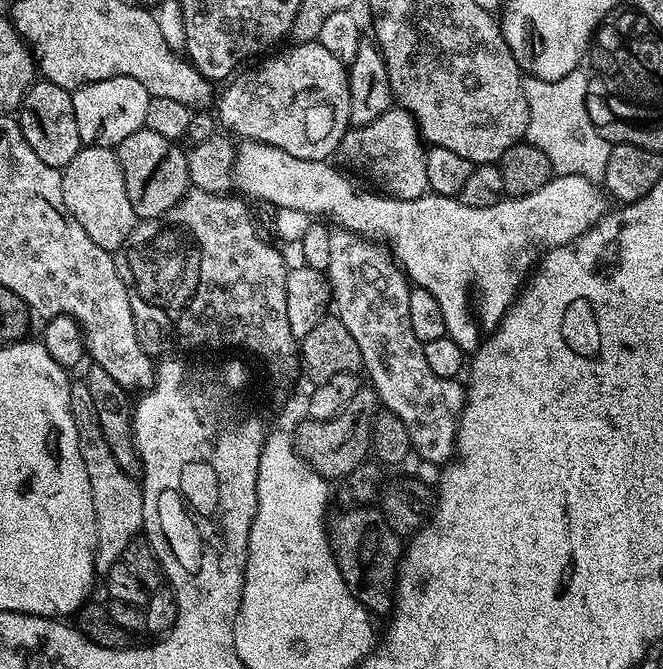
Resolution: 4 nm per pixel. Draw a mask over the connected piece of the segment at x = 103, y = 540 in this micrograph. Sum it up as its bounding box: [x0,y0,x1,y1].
[70,383,144,574]

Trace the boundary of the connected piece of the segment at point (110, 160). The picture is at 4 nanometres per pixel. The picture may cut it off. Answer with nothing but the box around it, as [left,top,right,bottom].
[62,146,138,253]

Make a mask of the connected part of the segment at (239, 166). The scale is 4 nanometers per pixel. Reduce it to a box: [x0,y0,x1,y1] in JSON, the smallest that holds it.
[235,139,610,354]

